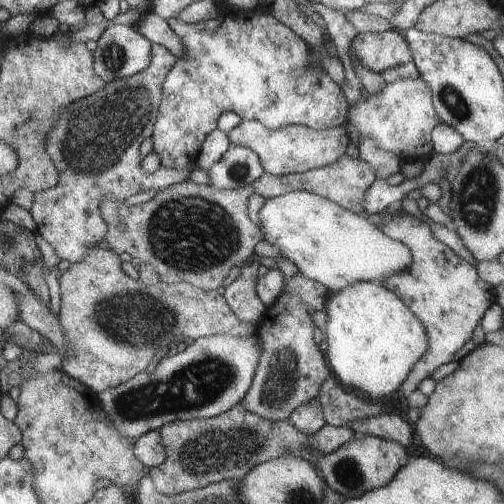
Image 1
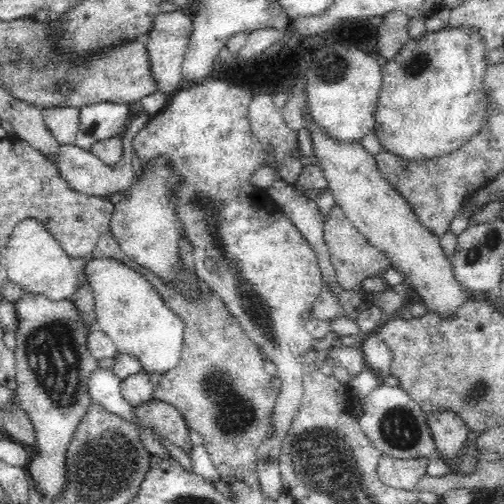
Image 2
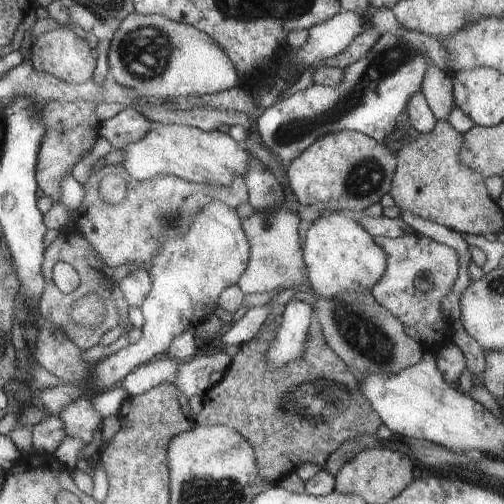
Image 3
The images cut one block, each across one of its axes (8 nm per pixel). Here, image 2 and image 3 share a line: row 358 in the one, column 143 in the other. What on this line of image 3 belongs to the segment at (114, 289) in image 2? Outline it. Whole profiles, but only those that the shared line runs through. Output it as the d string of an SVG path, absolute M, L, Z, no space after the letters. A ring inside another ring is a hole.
M153 122L151 130L143 136L143 140L135 144L127 144L125 148L123 168L135 180L149 180L153 176L177 176L179 180L199 184L199 186L217 186L229 188L235 178L243 178L249 168L249 152L243 144L231 140L221 132L203 132L187 126L167 126Z

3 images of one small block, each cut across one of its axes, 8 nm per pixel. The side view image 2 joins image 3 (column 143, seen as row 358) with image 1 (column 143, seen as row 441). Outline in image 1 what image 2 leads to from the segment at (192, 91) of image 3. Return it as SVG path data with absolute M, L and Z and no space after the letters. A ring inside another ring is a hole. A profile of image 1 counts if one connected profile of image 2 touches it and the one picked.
M113 24L103 30L95 46L95 72L103 82L145 72L151 64L153 44L133 26Z

